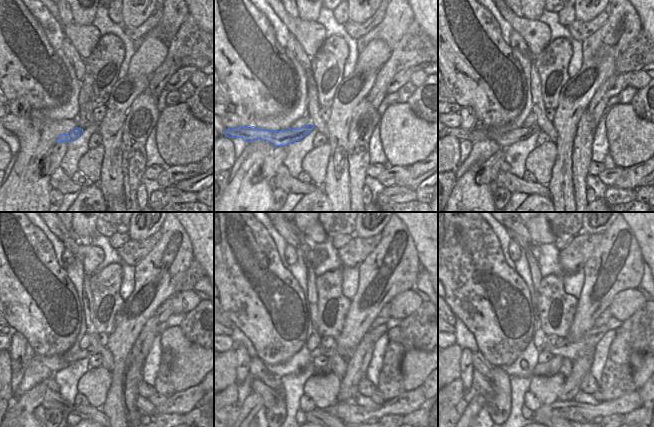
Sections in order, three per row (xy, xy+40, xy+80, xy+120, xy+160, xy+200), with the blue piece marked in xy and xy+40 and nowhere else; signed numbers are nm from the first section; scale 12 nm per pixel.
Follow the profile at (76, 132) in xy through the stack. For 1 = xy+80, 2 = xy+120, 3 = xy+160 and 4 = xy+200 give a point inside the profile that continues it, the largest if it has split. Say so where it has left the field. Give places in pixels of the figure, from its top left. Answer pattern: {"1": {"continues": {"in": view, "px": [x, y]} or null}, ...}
{"1": {"continues": {"in": "xy+80", "px": [508, 138]}}, "2": {"continues": {"in": "xy+120", "px": [88, 352]}}, "3": {"continues": {"in": "xy+160", "px": [327, 351]}}, "4": {"continues": {"in": "xy+200", "px": [567, 349]}}}

